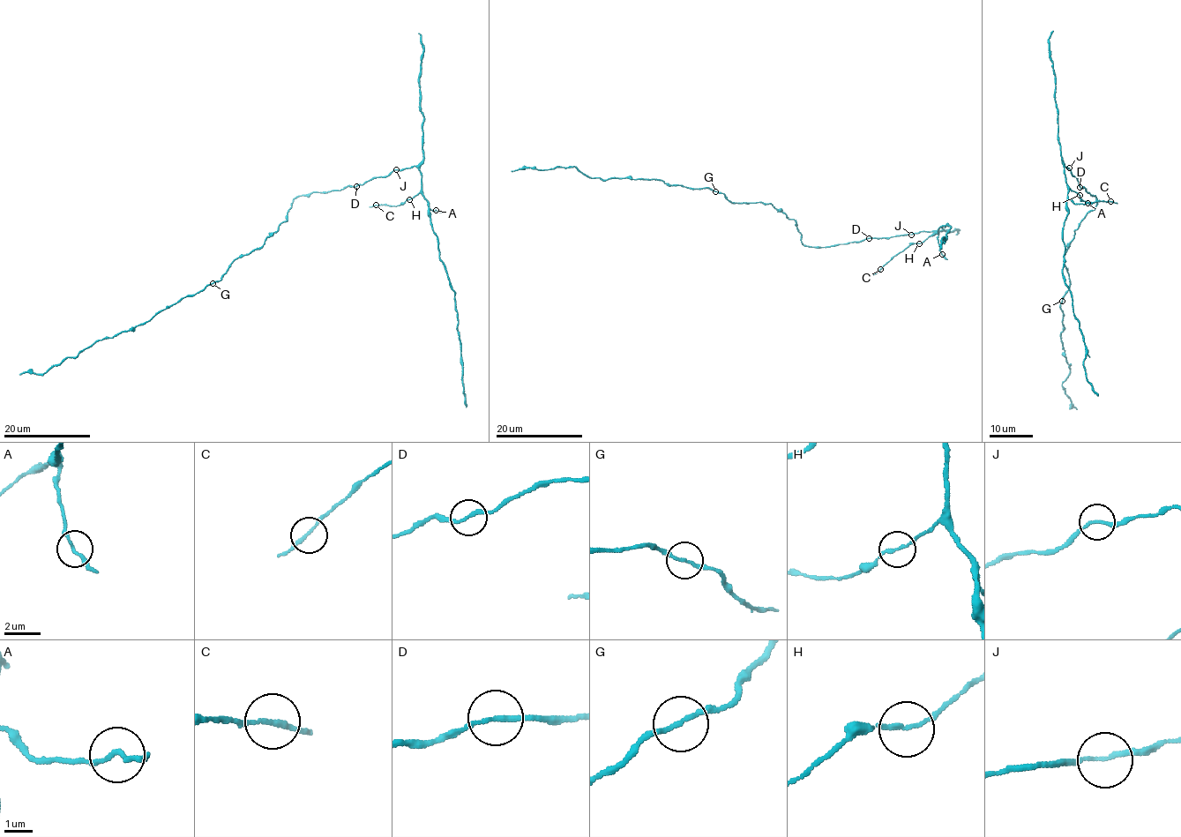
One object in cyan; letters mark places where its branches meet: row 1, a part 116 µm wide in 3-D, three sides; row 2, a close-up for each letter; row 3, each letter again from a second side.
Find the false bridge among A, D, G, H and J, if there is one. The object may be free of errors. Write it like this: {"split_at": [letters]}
{"split_at": []}

